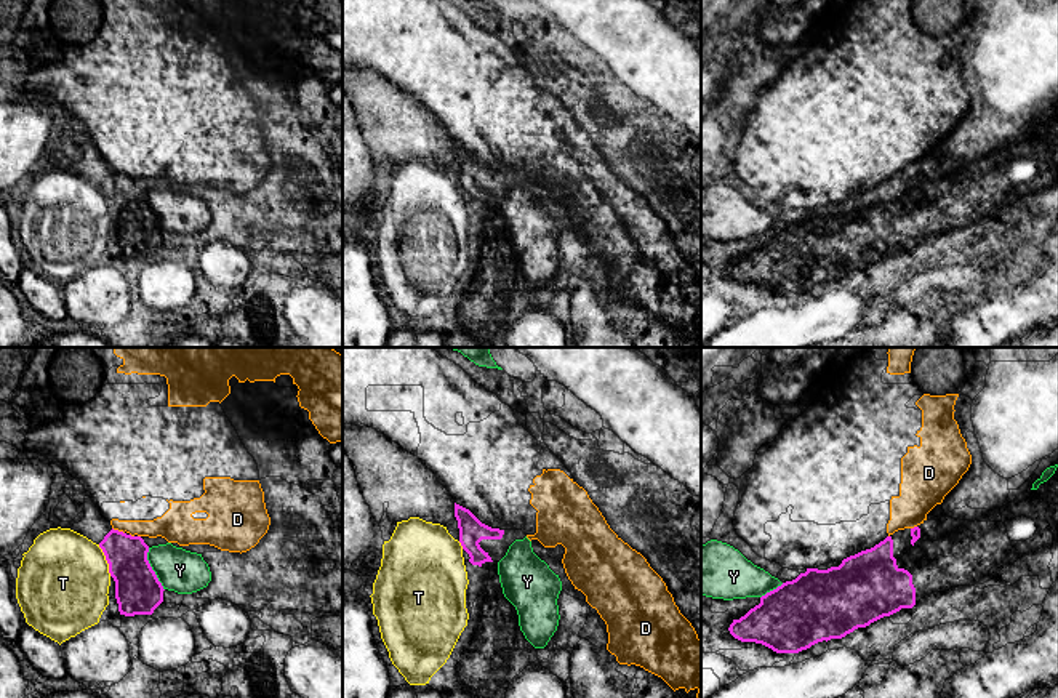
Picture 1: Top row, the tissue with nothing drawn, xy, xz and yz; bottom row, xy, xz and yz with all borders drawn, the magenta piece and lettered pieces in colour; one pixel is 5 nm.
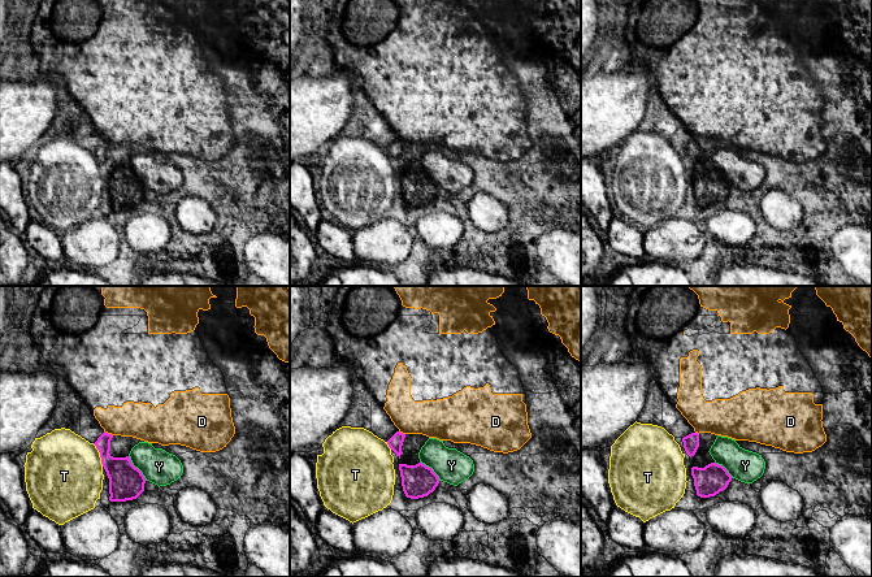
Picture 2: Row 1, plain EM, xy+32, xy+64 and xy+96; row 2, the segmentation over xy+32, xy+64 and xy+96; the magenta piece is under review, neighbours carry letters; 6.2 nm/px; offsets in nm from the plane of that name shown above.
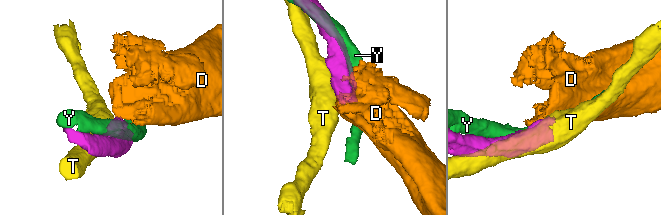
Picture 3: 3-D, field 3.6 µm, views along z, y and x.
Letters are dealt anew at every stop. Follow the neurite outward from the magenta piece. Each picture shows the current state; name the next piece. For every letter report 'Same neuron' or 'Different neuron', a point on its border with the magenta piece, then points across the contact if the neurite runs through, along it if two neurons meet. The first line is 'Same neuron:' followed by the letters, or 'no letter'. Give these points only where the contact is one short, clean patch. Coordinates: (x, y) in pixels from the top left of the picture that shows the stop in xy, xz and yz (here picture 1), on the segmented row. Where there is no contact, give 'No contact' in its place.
Same neuron: no letter
D: Different neuron. Touches magenta at xy (117, 530). Boundary: xy (112, 527), (124, 533)
T: Different neuron. Touches magenta at xy (106, 559)
Y: Different neuron. Touches magenta at xy (151, 569)

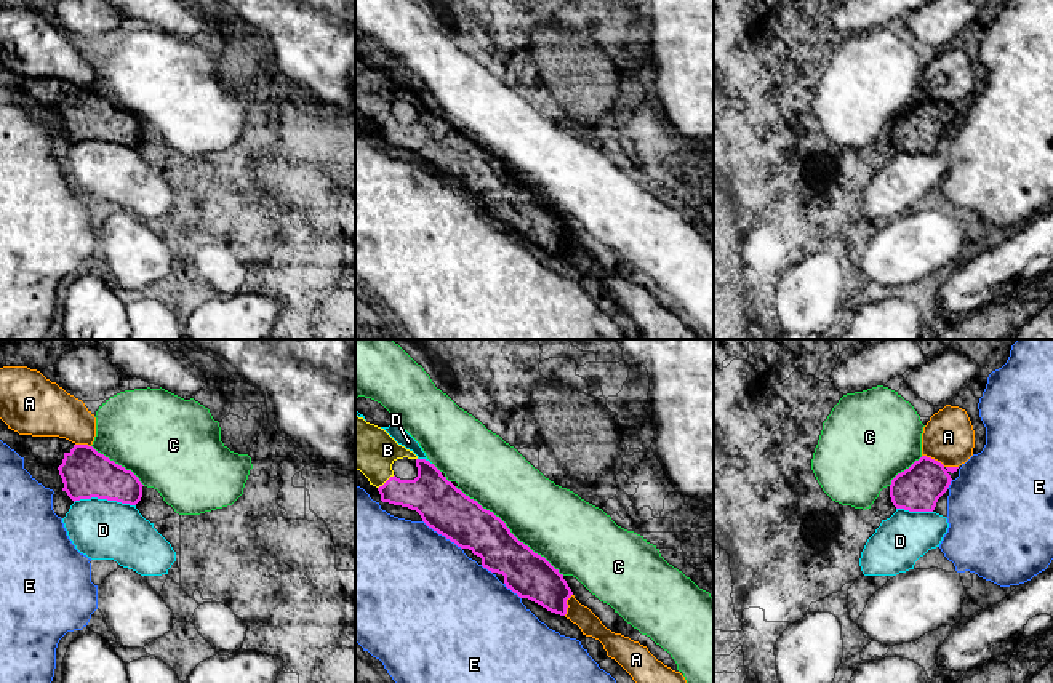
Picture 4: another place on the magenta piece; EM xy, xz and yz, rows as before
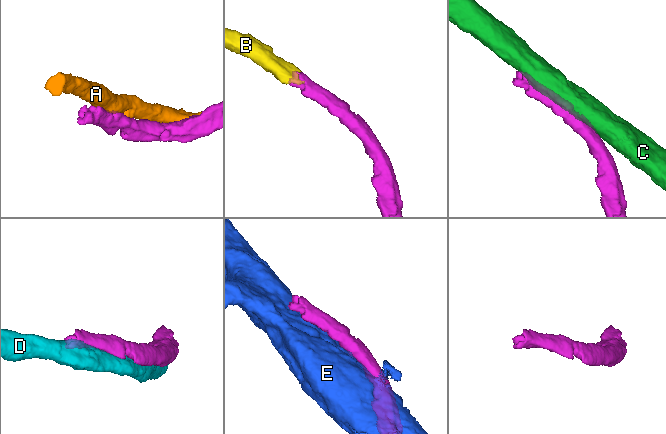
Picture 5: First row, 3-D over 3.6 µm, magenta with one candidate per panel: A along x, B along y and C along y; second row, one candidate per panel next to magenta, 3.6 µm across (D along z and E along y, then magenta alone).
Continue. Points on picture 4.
Same neuron: B
A: Different neuron. Touches magenta at yz (940, 463)
B: Same neuron. Touches magenta at xz (388, 480). Path across: xz (431, 495), (400, 493), (388, 480), (356, 445)
C: Different neuron. Touches magenta at xz (509, 530)
D: Different neuron. Touches magenta at xy (104, 498)
E: Different neuron. Touches magenta at xz (442, 535)

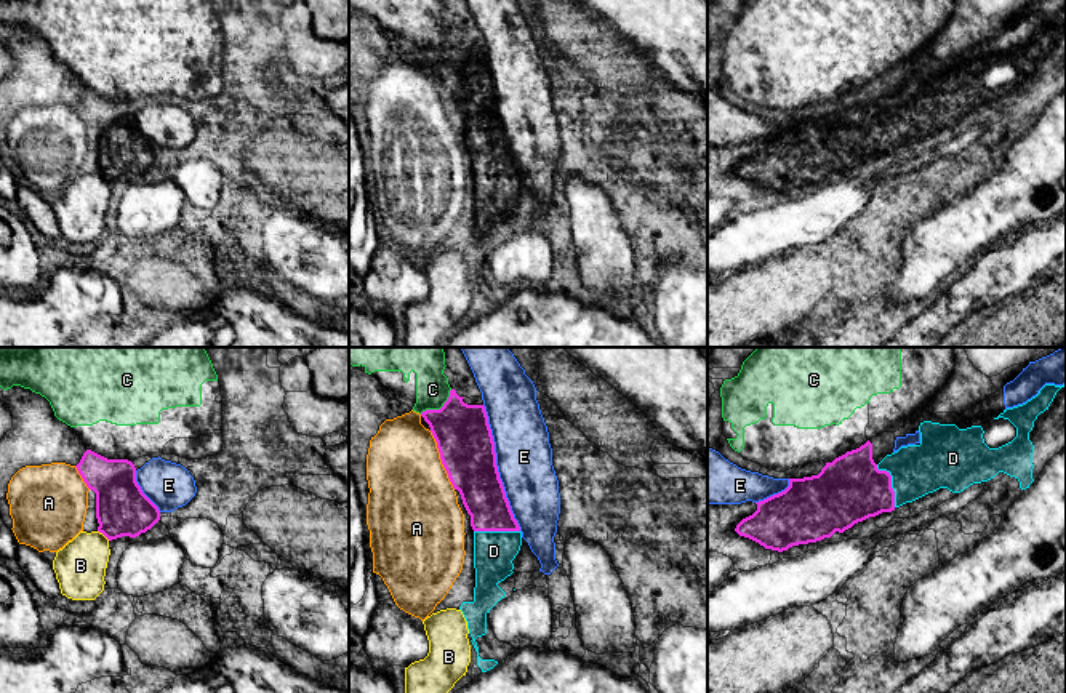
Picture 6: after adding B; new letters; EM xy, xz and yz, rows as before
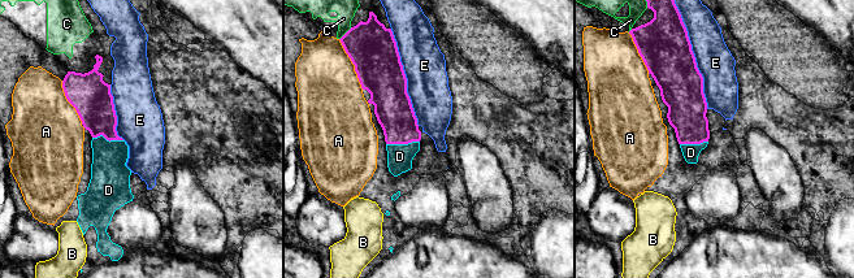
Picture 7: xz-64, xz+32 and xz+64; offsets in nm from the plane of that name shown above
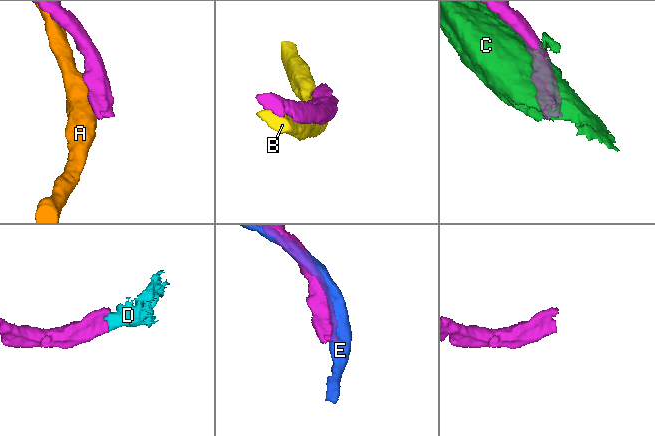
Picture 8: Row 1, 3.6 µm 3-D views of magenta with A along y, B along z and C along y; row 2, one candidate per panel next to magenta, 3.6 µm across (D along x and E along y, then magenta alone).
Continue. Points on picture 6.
Same neuron: D
A: Different neuron. Touches magenta at xz (440, 458)
B: Different neuron. Touches magenta at xy (104, 535)
C: Different neuron. Touches magenta at xz (440, 408)
D: Same neuron. Touches magenta at yz (890, 484). Path across: yz (849, 490), (879, 488), (890, 484), (916, 471)
E: Different neuron. Touches magenta at xz (496, 468)

